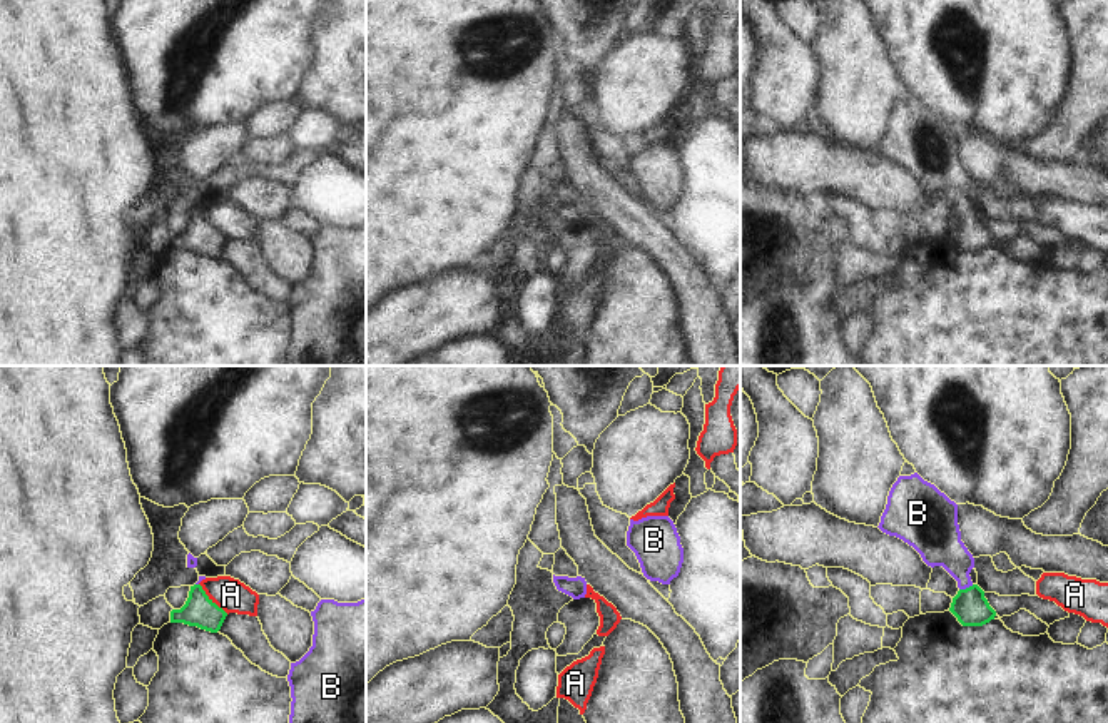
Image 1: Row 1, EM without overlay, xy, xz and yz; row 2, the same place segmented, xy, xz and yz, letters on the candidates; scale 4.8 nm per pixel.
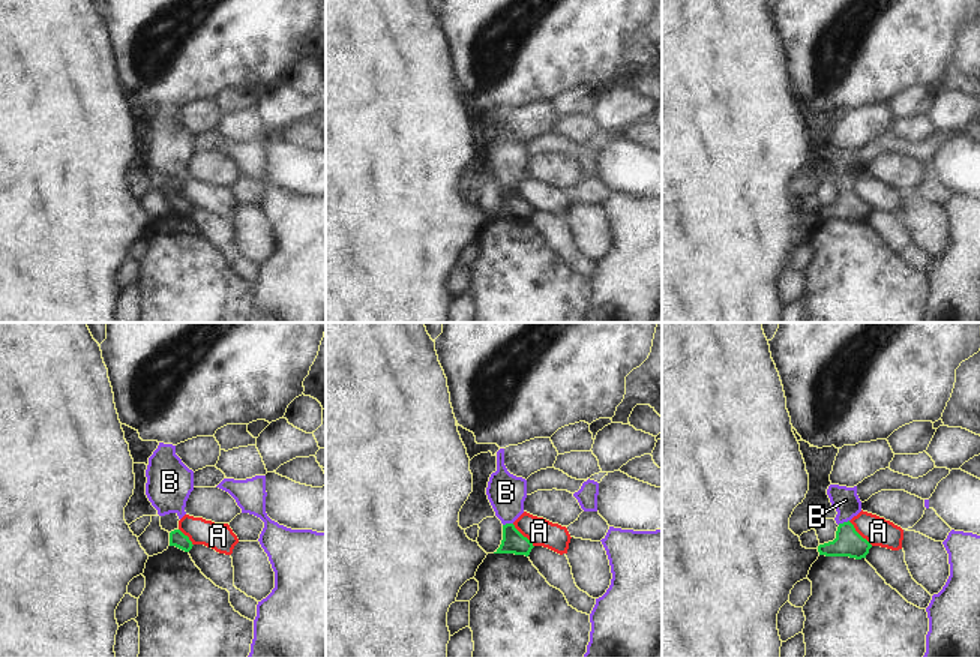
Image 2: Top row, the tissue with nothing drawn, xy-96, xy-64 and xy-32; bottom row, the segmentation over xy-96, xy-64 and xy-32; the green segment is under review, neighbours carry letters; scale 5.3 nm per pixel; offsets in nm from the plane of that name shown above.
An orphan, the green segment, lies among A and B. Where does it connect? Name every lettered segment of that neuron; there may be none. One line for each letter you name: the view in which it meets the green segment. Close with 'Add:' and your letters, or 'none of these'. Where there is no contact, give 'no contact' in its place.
B: contact in yz
Add: B

